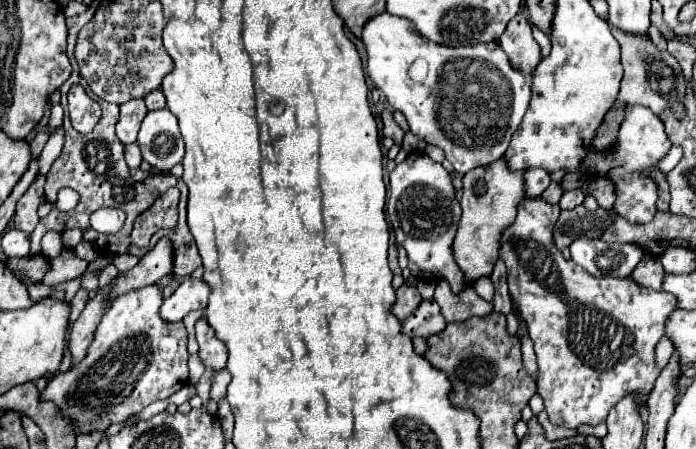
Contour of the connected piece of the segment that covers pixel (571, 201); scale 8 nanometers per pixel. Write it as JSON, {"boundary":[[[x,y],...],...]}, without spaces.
{"boundary":[[[568,190],[568,192],[562,194],[558,204],[560,204],[562,210],[572,210],[582,202],[584,202],[584,192],[582,190]]]}

